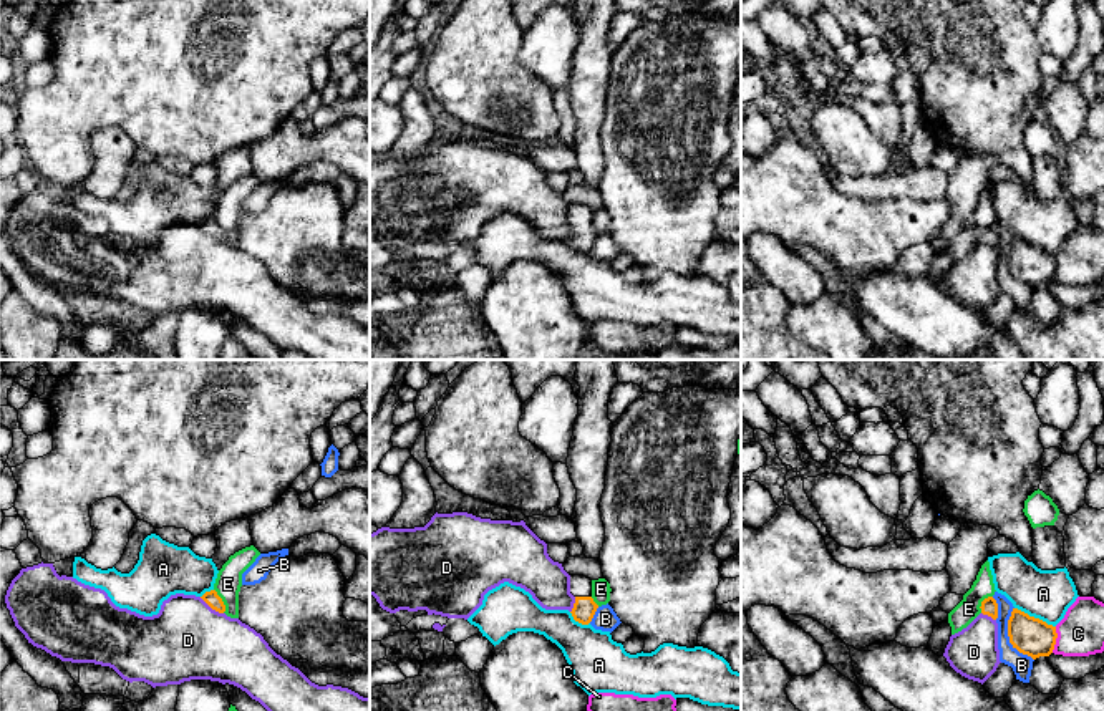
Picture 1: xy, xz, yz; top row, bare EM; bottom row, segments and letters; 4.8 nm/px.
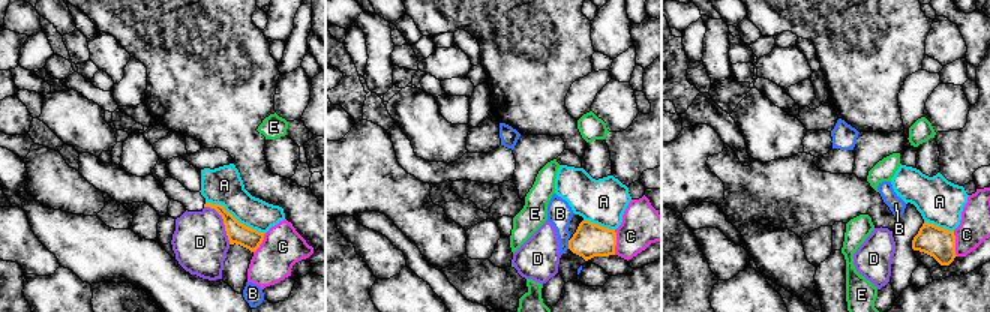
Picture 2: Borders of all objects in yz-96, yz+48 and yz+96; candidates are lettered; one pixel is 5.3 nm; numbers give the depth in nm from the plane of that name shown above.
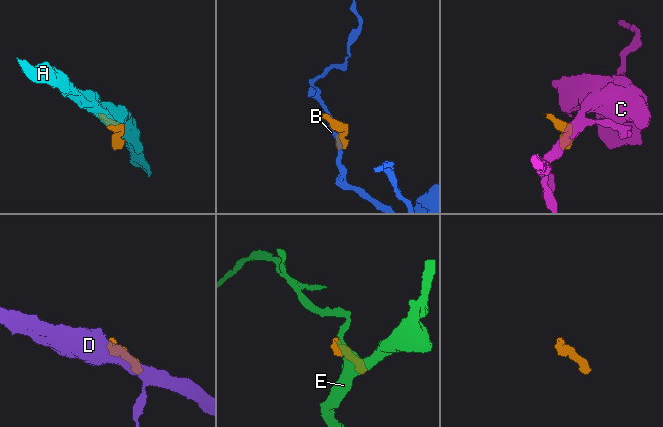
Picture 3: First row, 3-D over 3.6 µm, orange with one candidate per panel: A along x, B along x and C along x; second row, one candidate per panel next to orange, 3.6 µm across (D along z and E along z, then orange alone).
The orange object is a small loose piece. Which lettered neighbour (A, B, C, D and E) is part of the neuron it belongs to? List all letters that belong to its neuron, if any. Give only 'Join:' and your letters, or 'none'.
Join: none

